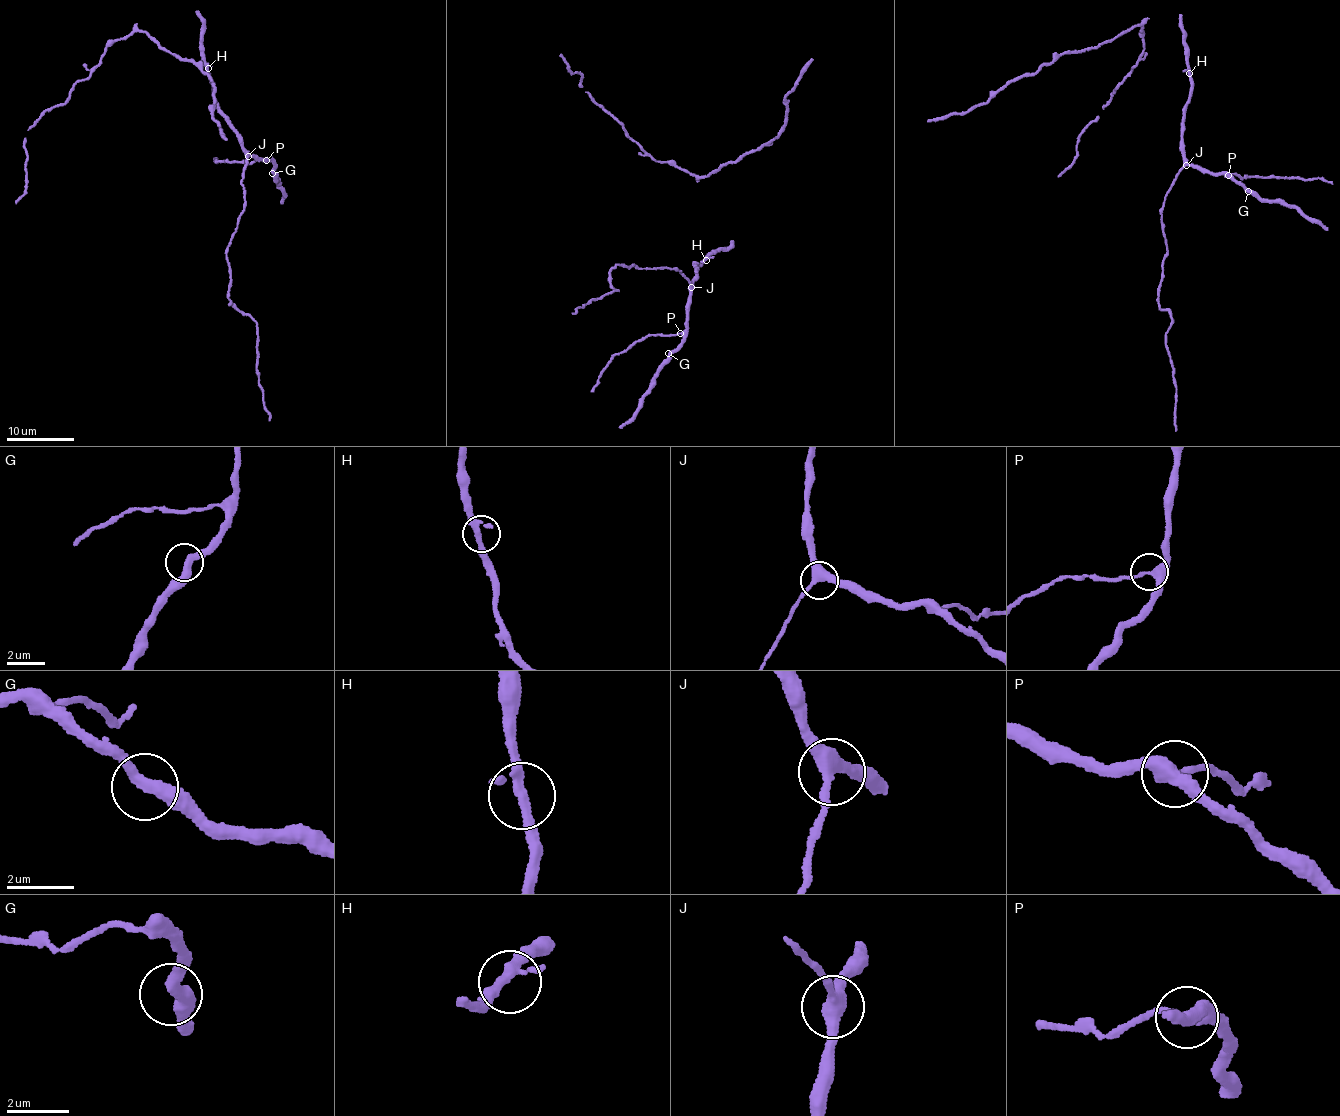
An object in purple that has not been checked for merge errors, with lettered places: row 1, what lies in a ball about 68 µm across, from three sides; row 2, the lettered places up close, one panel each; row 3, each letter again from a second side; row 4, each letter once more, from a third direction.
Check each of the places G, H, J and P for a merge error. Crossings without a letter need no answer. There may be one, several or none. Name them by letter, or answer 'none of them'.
none of them

